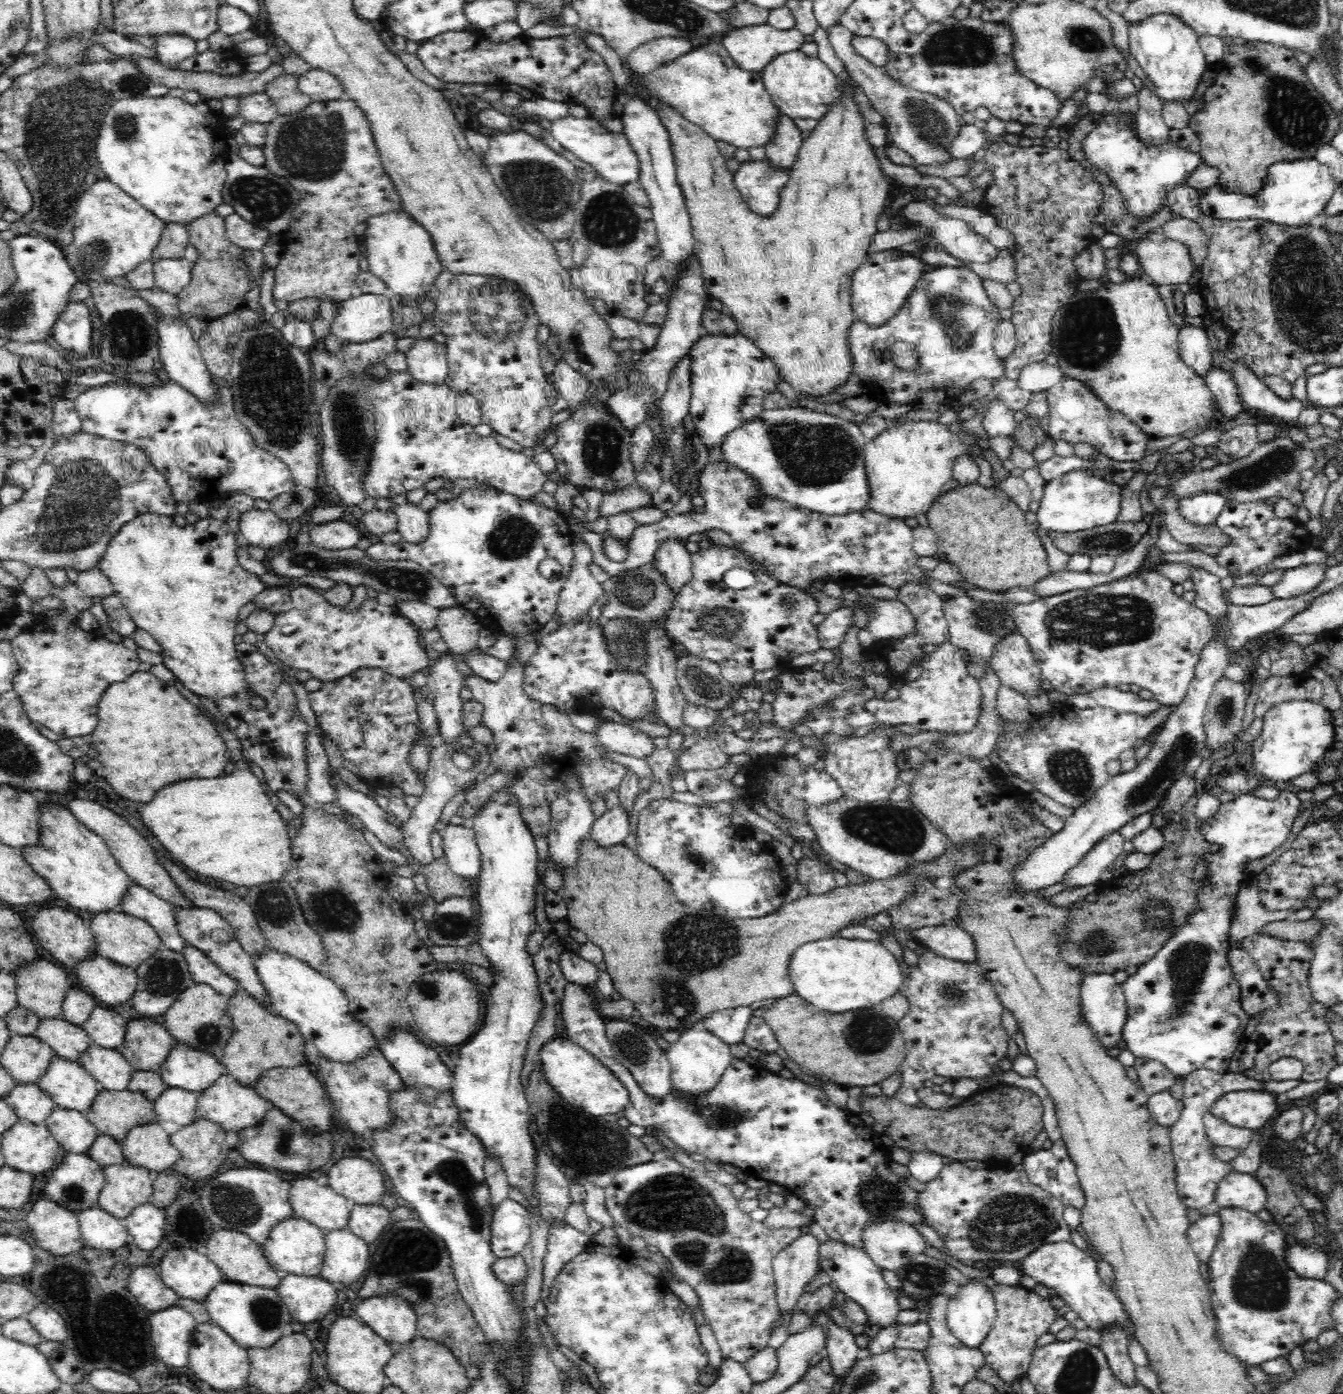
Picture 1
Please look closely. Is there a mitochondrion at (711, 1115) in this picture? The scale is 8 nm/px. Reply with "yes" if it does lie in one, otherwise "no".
yes

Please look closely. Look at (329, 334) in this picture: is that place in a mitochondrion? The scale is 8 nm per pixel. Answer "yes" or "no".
no

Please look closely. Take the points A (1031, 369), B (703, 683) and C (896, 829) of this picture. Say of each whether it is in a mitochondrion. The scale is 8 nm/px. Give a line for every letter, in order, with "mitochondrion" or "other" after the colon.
A: other
B: mitochondrion
C: mitochondrion

